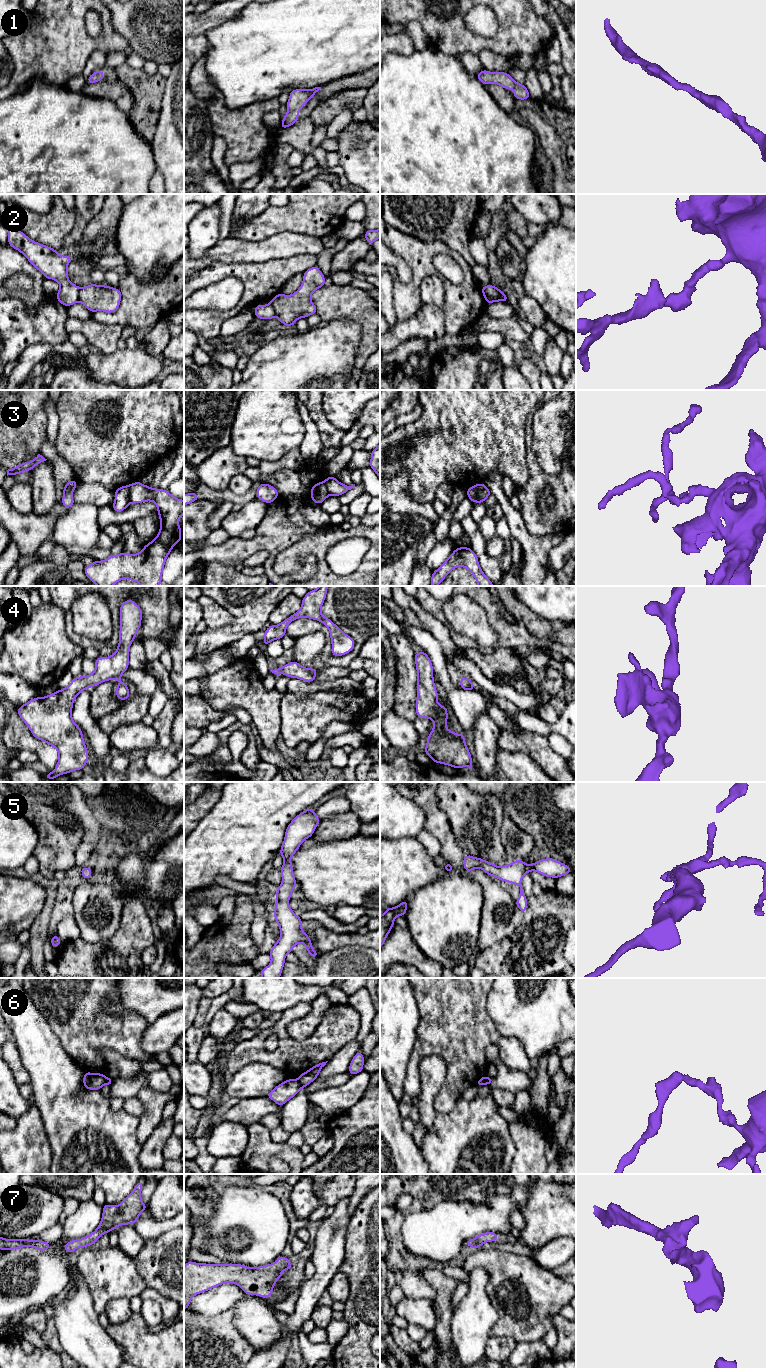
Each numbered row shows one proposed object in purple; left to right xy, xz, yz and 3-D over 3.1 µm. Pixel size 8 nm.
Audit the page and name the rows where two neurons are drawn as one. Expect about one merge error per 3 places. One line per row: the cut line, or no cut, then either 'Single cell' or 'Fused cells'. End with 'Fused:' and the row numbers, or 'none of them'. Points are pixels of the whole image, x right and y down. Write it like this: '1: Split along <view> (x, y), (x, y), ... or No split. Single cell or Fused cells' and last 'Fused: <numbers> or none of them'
1: No split. Single cell
2: Split along xy (80, 288), (78, 300). Fused cells
3: Split along yz (479, 483), (479, 499), (476, 502). Fused cells
4: No split. Single cell
5: No split. Single cell
6: Split along xz (297, 1080), (302, 1088). Fused cells
7: No split. Single cell
Fused: 2, 3, 6

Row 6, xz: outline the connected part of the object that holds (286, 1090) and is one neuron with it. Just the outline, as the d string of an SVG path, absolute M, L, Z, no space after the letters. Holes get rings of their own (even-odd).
M287 1079L286 1081L277 1085L265 1097L273 1100L277 1105L282 1106L292 1099L302 1089L298 1080Z

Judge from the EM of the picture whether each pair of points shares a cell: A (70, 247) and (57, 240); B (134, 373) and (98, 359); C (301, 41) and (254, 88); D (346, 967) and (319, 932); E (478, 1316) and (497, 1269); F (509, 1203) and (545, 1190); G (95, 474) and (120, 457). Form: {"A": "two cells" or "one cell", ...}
{"A": "two cells", "B": "one cell", "C": "one cell", "D": "two cells", "E": "two cells", "F": "two cells", "G": "one cell"}

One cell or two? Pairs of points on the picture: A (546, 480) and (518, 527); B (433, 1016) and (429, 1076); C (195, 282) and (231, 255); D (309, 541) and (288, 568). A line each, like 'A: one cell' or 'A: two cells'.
A: two cells
B: two cells
C: two cells
D: one cell

